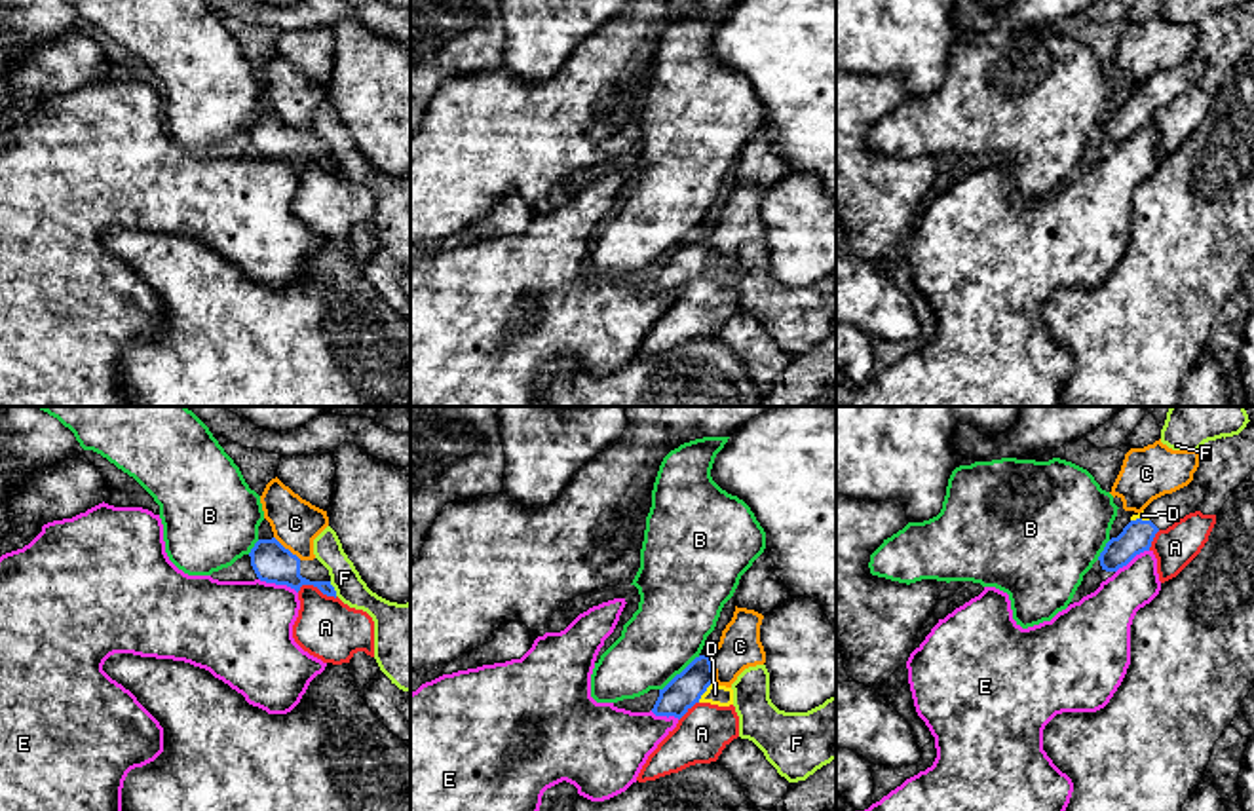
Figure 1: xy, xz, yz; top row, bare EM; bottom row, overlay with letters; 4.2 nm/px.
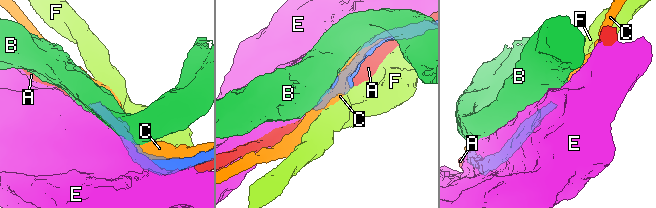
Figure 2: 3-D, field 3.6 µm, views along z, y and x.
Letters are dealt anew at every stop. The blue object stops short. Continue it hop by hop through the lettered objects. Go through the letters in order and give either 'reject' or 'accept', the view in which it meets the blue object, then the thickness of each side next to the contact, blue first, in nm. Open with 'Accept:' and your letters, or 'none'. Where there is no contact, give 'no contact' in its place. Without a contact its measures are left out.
Accept: D
A: reject; contact in xy; calibres 170 and 260 nm
B: reject; contact in xz; calibres 150 and 320 nm
C: reject; contact in xz; calibres 150 and 180 nm
D: accept; contact in xz; calibres 150 and 90 nm
E: reject; contact in xy; calibres 170 and 420 nm
F: reject; contact in xy; calibres 150 and 120 nm

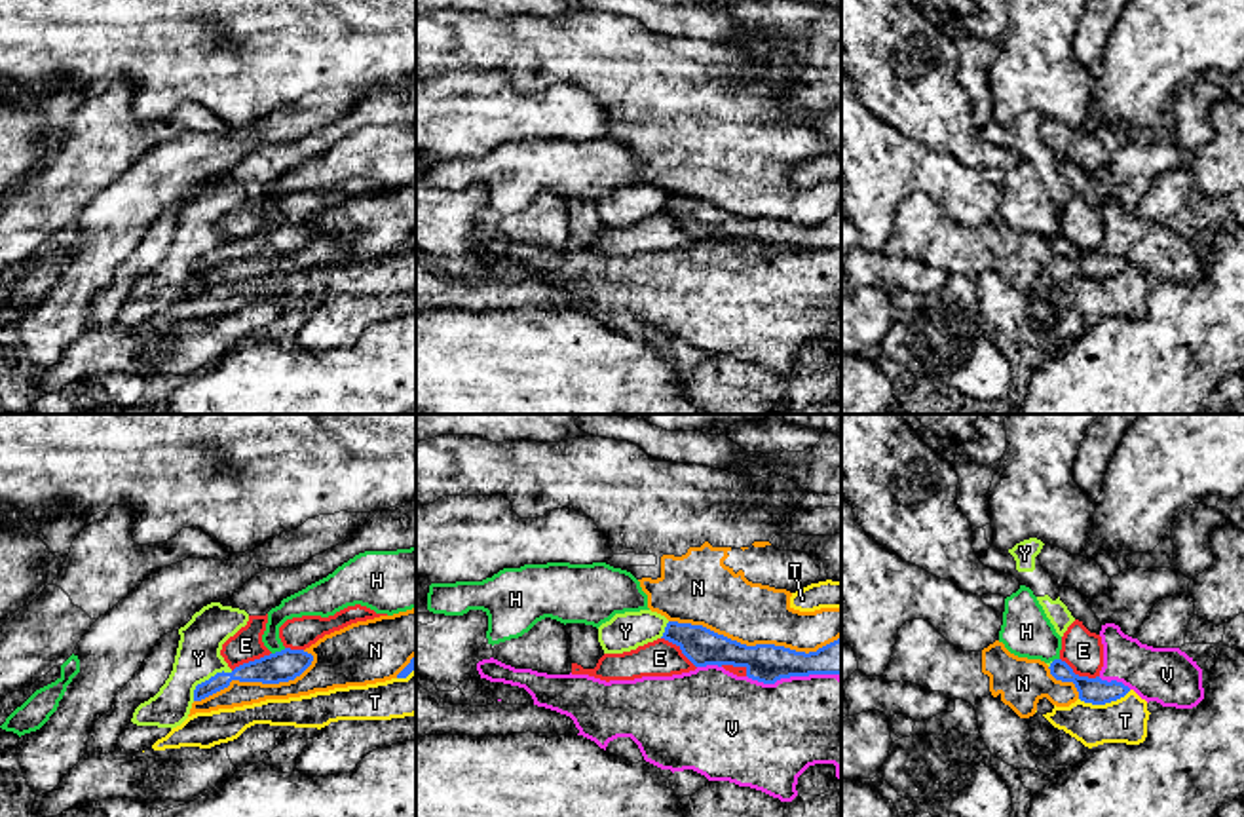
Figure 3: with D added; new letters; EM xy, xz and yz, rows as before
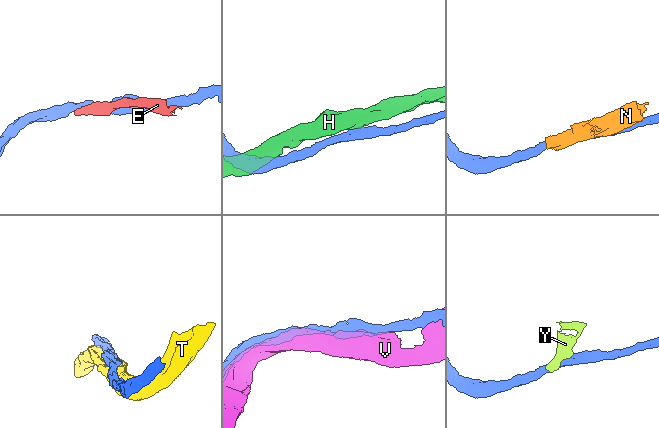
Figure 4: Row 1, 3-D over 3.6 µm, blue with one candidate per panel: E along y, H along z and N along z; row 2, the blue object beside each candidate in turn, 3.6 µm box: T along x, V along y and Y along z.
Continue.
Accept: none
E: reject; contact in yz; calibres 110 and 170 nm
H: reject; contact in xy; calibres 130 and 110 nm
N: reject; contact in xz; calibres 160 and 260 nm
T: reject; contact in yz; calibres 110 and 190 nm
V: reject; contact in xz; calibres 160 and 400 nm
Y: reject; contact in xy; calibres 120 and 190 nm

